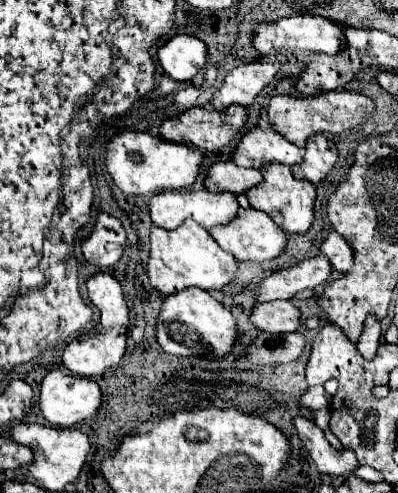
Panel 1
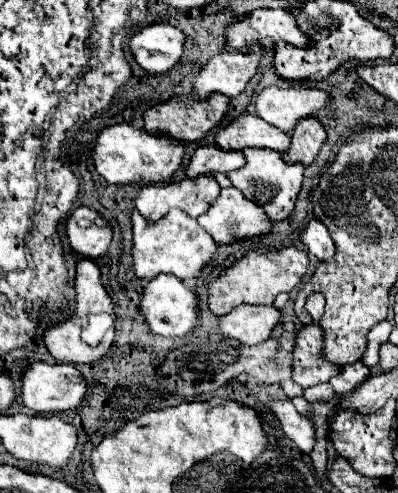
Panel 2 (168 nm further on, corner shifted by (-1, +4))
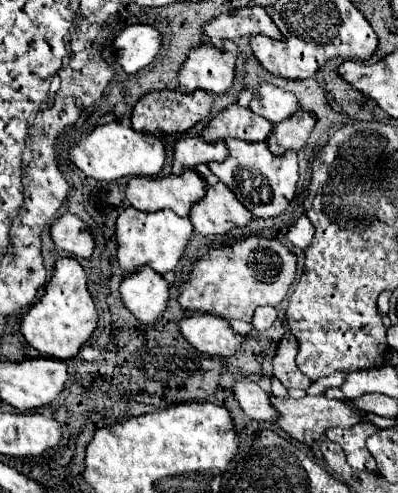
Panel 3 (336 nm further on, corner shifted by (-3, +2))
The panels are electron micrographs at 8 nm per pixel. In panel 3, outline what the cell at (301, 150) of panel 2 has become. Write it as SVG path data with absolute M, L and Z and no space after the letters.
M299 108L299 114L293 114L291 118L287 118L287 122L279 122L279 126L273 124L273 130L271 130L271 136L267 138L267 146L273 154L285 154L287 150L301 150L309 138L309 132L313 130L315 126L315 114L309 112L309 110L303 110Z

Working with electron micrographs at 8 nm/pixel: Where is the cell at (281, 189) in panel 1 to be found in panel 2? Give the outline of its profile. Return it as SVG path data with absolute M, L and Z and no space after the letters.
M245 148L243 154L247 158L245 168L235 170L235 172L229 172L227 178L231 180L231 184L237 190L241 190L245 194L245 198L249 198L255 204L259 204L273 222L287 220L293 214L297 196L301 192L305 166L303 164L289 166L289 164L285 164L285 160L281 160L281 154L279 152L269 150L269 148Z

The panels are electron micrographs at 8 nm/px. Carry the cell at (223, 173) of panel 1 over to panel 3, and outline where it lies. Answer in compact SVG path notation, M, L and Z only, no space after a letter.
M179 138L173 144L173 174L181 174L197 164L221 162L227 158L227 148L223 142L203 142L201 138Z

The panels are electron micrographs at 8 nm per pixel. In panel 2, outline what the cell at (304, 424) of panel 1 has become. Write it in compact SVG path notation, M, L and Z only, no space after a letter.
M273 400L269 408L279 418L283 432L299 446L303 454L309 454L313 450L313 444L317 442L313 432L313 420L301 416L289 400Z

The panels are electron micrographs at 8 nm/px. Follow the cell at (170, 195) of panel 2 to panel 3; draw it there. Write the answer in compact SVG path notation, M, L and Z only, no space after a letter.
M195 170L165 178L131 178L127 188L127 200L139 212L157 212L171 208L179 216L187 216L191 206L203 198L205 182Z

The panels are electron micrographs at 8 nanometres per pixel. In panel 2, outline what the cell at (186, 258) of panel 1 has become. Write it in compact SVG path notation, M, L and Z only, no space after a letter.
M137 210L131 214L133 218L133 268L139 278L153 280L163 272L175 274L181 280L197 278L205 266L209 266L217 254L219 244L197 224L197 220L189 218L183 210L169 210L169 214L159 222L145 220Z

